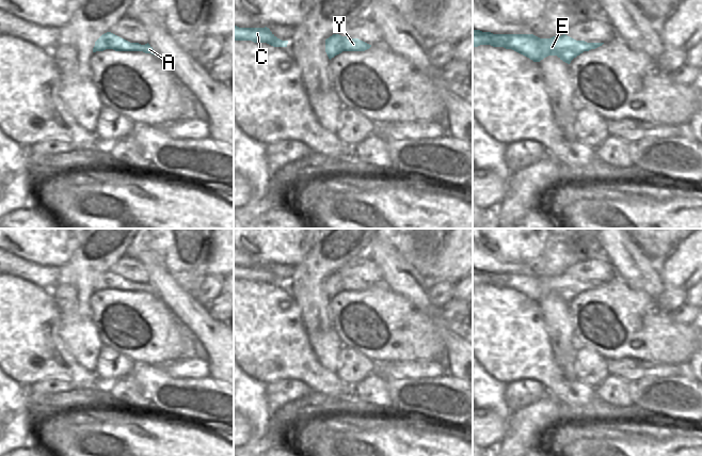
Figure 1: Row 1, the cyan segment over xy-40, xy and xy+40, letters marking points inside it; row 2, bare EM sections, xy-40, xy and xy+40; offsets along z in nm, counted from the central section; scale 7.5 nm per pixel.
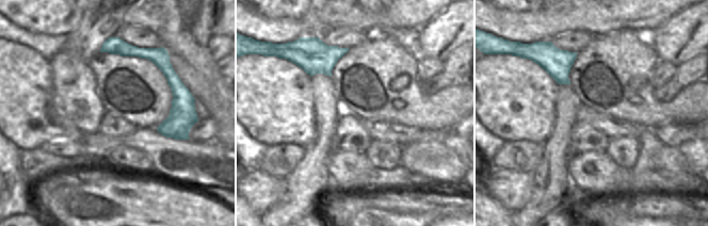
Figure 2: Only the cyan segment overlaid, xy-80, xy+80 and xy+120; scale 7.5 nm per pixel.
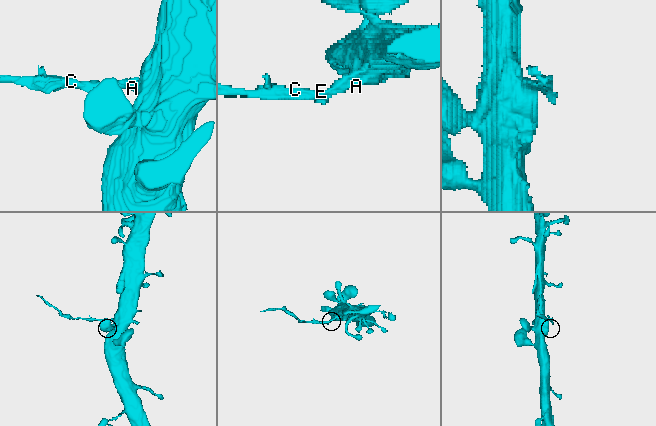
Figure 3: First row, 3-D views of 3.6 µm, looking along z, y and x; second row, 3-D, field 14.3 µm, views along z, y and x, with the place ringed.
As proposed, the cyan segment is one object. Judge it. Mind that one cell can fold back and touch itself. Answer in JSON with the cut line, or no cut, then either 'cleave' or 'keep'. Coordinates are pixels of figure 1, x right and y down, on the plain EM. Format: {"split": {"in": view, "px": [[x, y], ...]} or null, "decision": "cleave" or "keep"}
{"split": {"in": "xy", "px": [[335, 273], [339, 281], [339, 286], [345, 289]]}, "decision": "cleave"}

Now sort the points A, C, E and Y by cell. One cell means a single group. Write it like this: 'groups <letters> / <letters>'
groups A Y / C E

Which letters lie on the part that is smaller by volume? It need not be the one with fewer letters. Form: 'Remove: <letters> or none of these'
Remove: C, E

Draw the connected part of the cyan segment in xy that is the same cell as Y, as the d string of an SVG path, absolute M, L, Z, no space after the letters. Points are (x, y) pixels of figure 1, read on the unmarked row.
M336 273L336 279L340 281L339 287L345 290L365 290L371 286L371 284L358 278L350 278L339 273Z

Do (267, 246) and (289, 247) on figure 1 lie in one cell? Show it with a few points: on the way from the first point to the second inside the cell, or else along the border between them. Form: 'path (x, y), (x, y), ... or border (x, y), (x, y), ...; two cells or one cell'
path (272, 246), (284, 246); one cell

